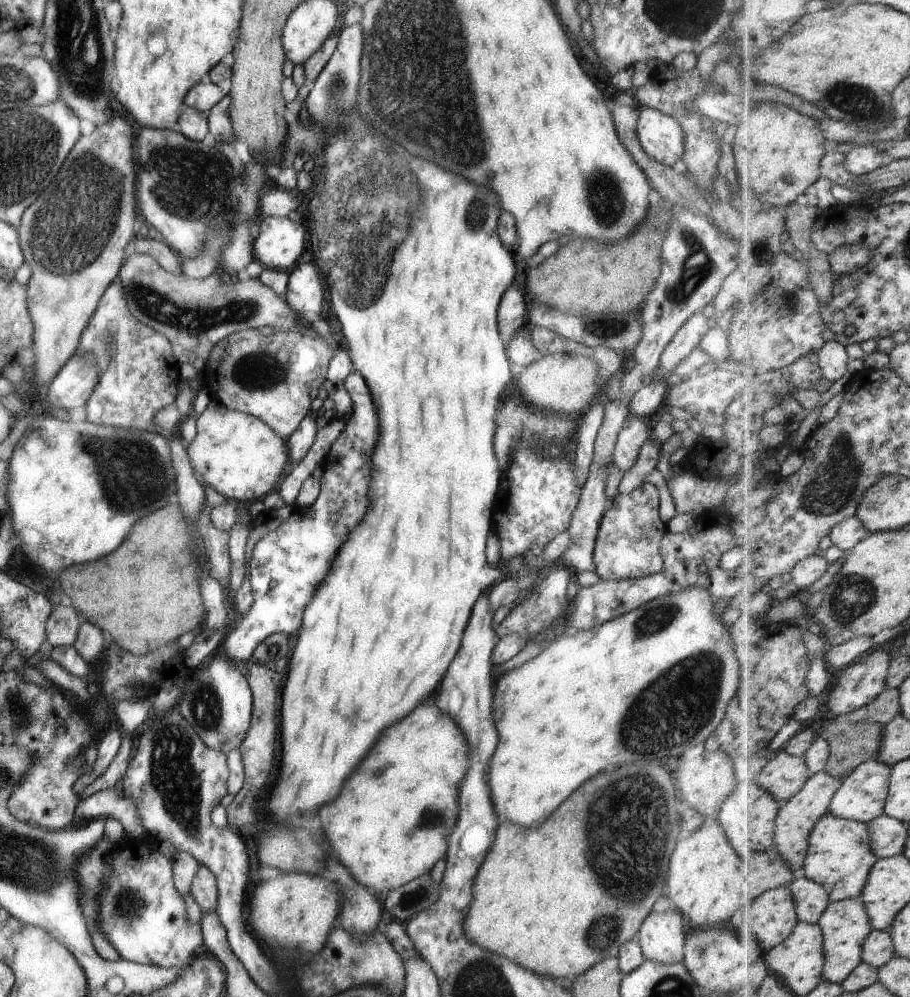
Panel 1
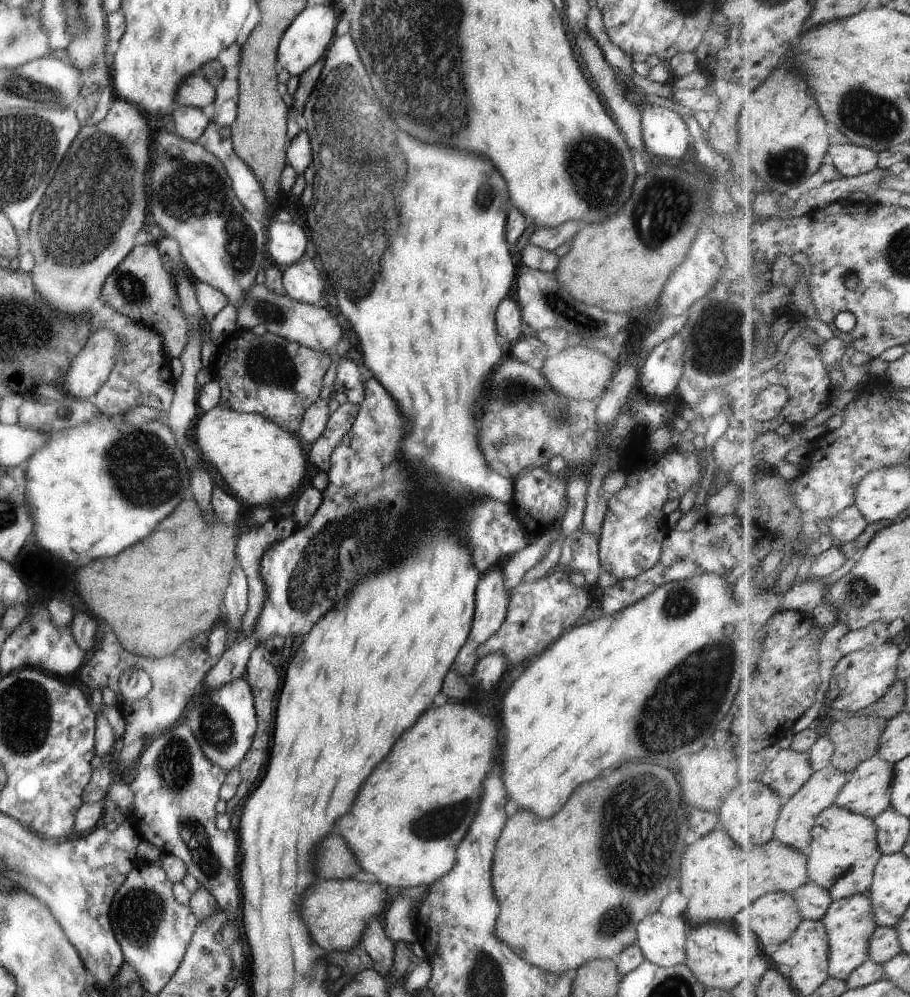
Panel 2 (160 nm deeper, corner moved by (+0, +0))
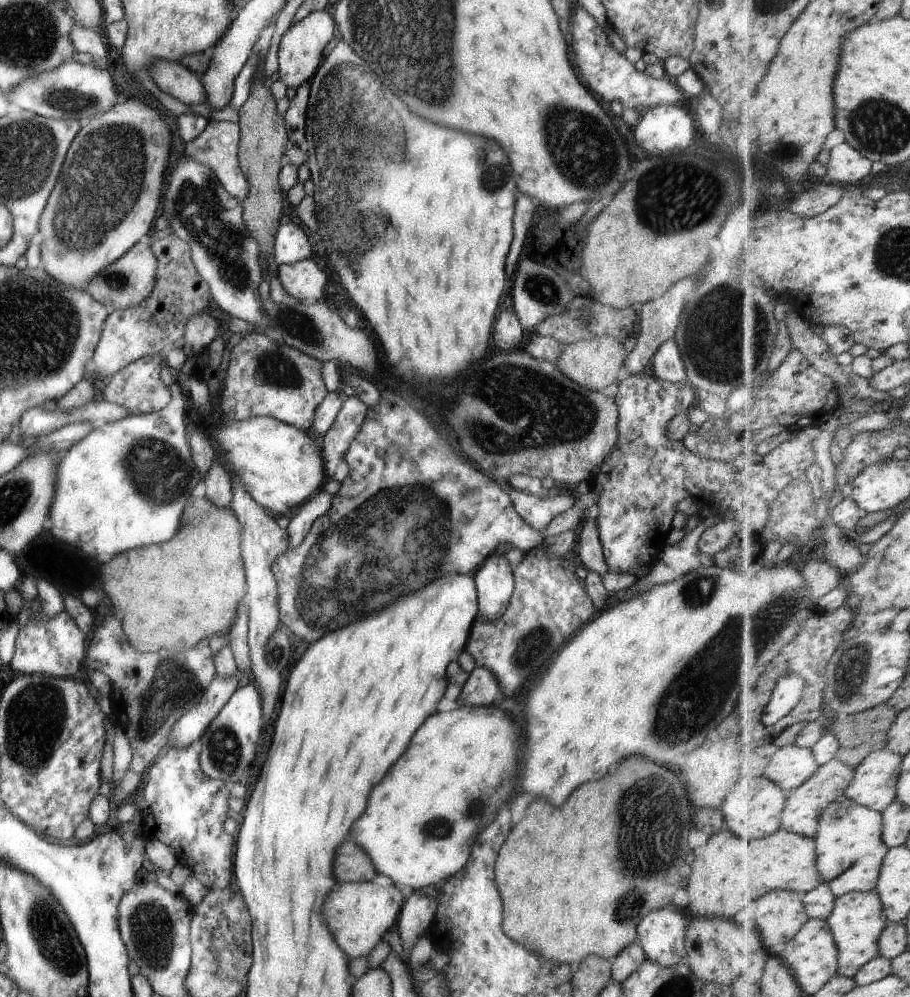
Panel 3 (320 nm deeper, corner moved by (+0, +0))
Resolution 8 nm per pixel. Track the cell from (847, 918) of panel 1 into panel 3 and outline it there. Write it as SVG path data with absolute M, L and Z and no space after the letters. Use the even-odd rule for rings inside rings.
M856 891L836 898L836 906L828 922L837 944L837 950L839 950L839 975L854 978L855 974L865 964L880 956L880 937L889 922L887 916L885 916L884 906L881 904L881 898L879 898L877 892Z

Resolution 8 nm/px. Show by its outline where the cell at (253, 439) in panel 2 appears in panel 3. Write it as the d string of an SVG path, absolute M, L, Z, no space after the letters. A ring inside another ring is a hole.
M264 415L249 416L244 420L226 418L222 424L214 428L213 437L219 448L223 451L225 460L231 464L233 474L241 480L250 498L263 509L267 508L275 514L289 516L298 505L308 500L317 492L326 480L324 476L321 450L305 432L293 426Z

